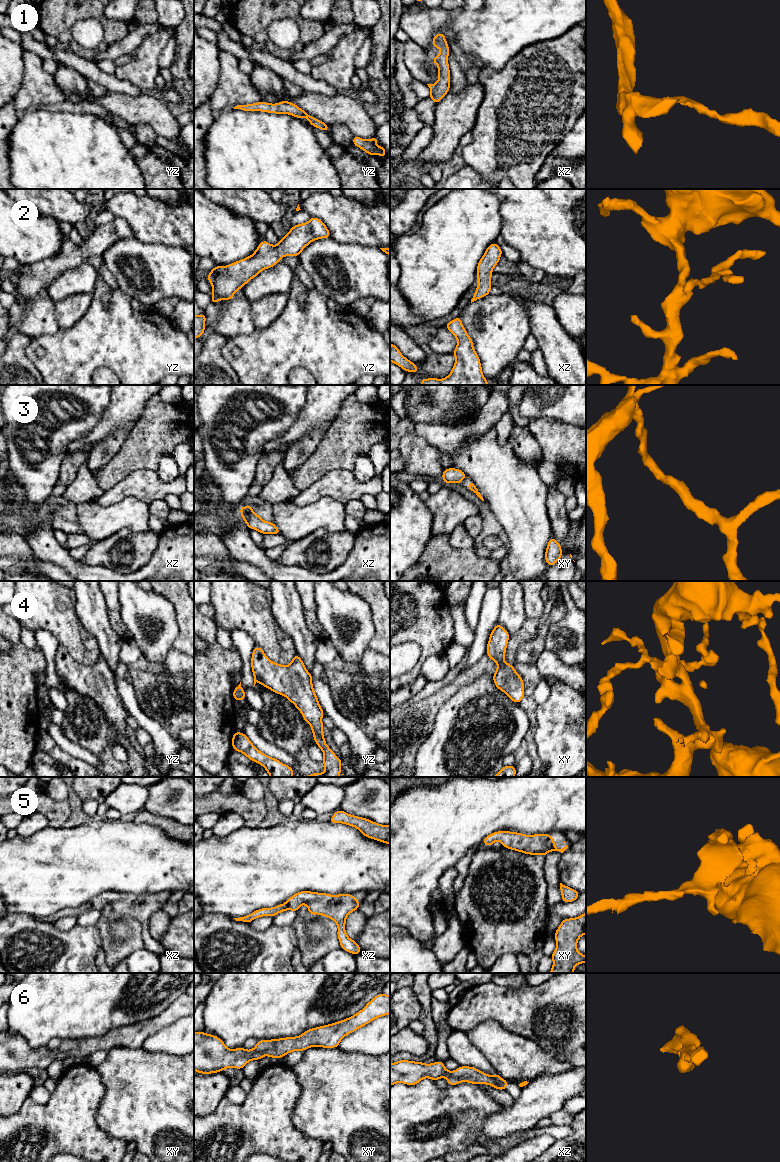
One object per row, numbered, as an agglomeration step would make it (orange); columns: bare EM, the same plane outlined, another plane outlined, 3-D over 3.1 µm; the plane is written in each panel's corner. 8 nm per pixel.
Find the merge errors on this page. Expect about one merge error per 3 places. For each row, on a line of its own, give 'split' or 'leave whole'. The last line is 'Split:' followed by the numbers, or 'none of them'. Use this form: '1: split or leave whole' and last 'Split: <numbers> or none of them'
1: leave whole
2: leave whole
3: leave whole
4: leave whole
5: leave whole
6: leave whole
Split: none of them

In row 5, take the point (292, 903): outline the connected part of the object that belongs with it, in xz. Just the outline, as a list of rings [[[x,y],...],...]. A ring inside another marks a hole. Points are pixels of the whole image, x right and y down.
[[[300,891],[290,897],[284,904],[272,908],[262,908],[253,913],[239,918],[236,921],[250,923],[252,920],[271,916],[286,911],[298,911],[302,904],[306,904],[310,915],[320,914],[336,922],[338,926],[337,936],[341,948],[349,953],[358,955],[361,949],[356,941],[351,940],[345,931],[346,918],[349,913],[358,910],[360,902],[352,894],[330,895],[311,891]]]

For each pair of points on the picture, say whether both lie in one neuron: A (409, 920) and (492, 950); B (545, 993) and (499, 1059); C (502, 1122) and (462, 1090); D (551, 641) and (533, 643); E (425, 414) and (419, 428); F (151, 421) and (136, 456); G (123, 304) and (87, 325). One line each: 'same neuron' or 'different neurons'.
A: different neurons
B: different neurons
C: different neurons
D: different neurons
E: different neurons
F: same neuron
G: same neuron

